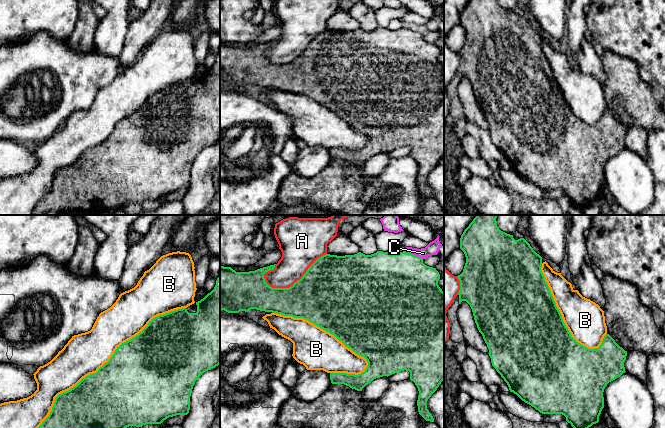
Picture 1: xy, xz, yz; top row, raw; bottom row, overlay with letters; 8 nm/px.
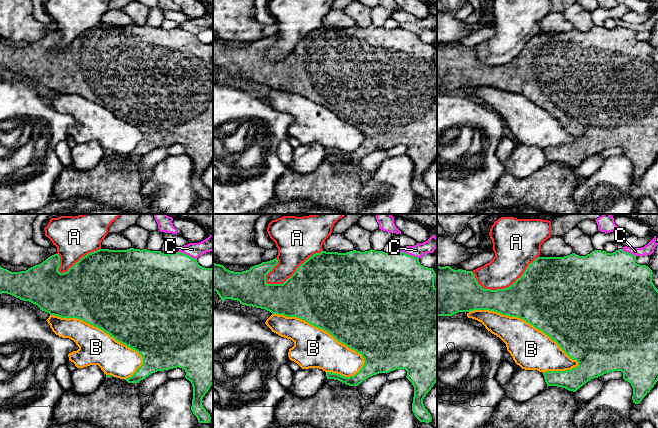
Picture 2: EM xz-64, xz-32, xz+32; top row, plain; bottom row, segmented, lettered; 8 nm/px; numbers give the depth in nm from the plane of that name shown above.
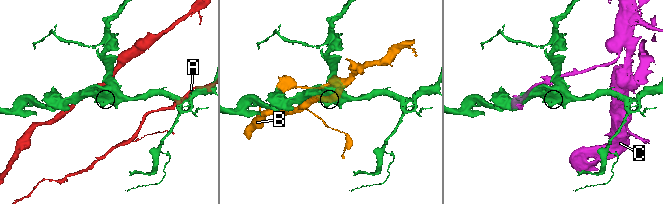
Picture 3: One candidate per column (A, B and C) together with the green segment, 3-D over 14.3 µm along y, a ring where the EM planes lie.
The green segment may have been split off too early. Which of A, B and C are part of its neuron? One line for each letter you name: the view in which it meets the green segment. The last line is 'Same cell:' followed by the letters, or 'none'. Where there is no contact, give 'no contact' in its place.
Same cell: none

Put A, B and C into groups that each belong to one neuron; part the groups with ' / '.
A / B / C

